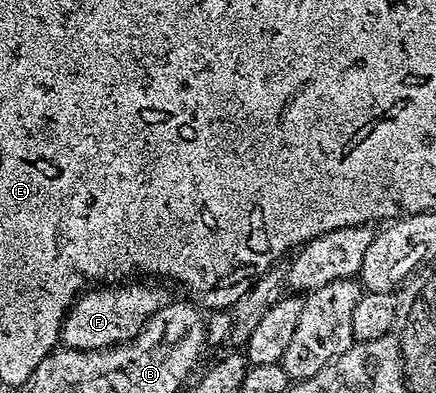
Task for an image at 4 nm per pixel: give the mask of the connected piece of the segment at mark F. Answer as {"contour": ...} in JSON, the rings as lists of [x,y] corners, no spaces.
{"contour":[[[121,282],[116,286],[99,286],[83,292],[65,314],[60,343],[67,348],[91,352],[114,348],[138,336],[146,322],[167,303],[163,289],[148,288],[145,284],[148,283]]]}

